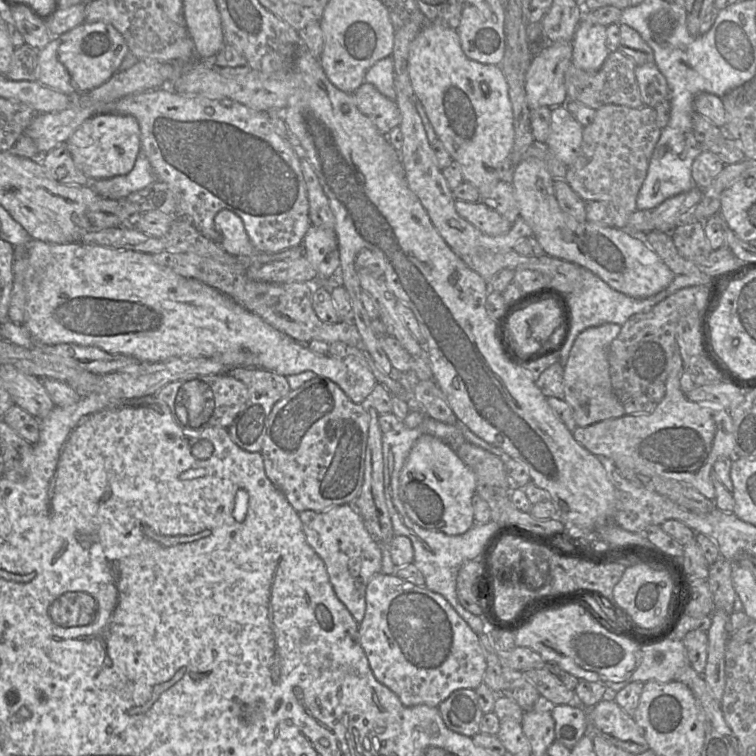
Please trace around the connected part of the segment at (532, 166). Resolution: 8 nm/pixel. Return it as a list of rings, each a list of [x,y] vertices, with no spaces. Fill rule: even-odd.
[[[537,158],[521,161],[515,165],[511,174],[511,184],[518,203],[520,219],[531,227],[533,238],[539,242],[546,255],[586,268],[599,276],[613,289],[631,297],[647,298],[670,285],[676,275],[642,238],[632,236],[624,229],[602,226],[591,221],[579,222],[575,220],[559,207],[553,182],[554,178],[545,164]]]

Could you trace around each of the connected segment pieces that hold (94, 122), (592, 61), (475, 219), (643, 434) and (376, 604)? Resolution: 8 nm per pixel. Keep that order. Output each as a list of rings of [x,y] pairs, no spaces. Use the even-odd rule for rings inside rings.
[[[104,113],[85,120],[71,135],[66,145],[75,166],[89,178],[90,182],[128,174],[141,152],[140,127],[129,115]]]
[[[582,19],[571,43],[572,63],[579,69],[594,72],[601,68],[610,50],[606,46],[606,27]]]
[[[456,200],[455,208],[461,217],[487,235],[496,236],[505,234],[512,226],[510,221],[481,201],[466,202]]]
[[[669,376],[666,380],[664,398],[650,413],[624,415],[595,423],[588,427],[577,427],[573,438],[592,454],[618,469],[631,469],[647,476],[673,480],[693,487],[710,500],[715,498],[713,466],[723,457],[739,458],[734,454],[734,426],[727,410],[715,410],[700,403],[689,401],[682,391],[679,376]]]
[[[375,574],[366,587],[366,610],[359,623],[359,641],[375,678],[393,691],[406,706],[437,707],[458,689],[476,689],[487,668],[476,634],[441,595],[394,574]]]

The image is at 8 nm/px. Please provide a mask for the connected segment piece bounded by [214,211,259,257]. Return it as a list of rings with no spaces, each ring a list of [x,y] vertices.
[[[230,211],[219,212],[214,219],[221,235],[219,245],[229,254],[252,257],[259,253],[251,244],[241,219]]]

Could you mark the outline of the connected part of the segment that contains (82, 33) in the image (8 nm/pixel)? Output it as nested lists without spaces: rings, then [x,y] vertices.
[[[84,22],[64,34],[53,36],[43,49],[39,49],[37,81],[66,95],[86,93],[108,81],[118,71],[129,52],[123,36],[112,25],[103,22]]]

